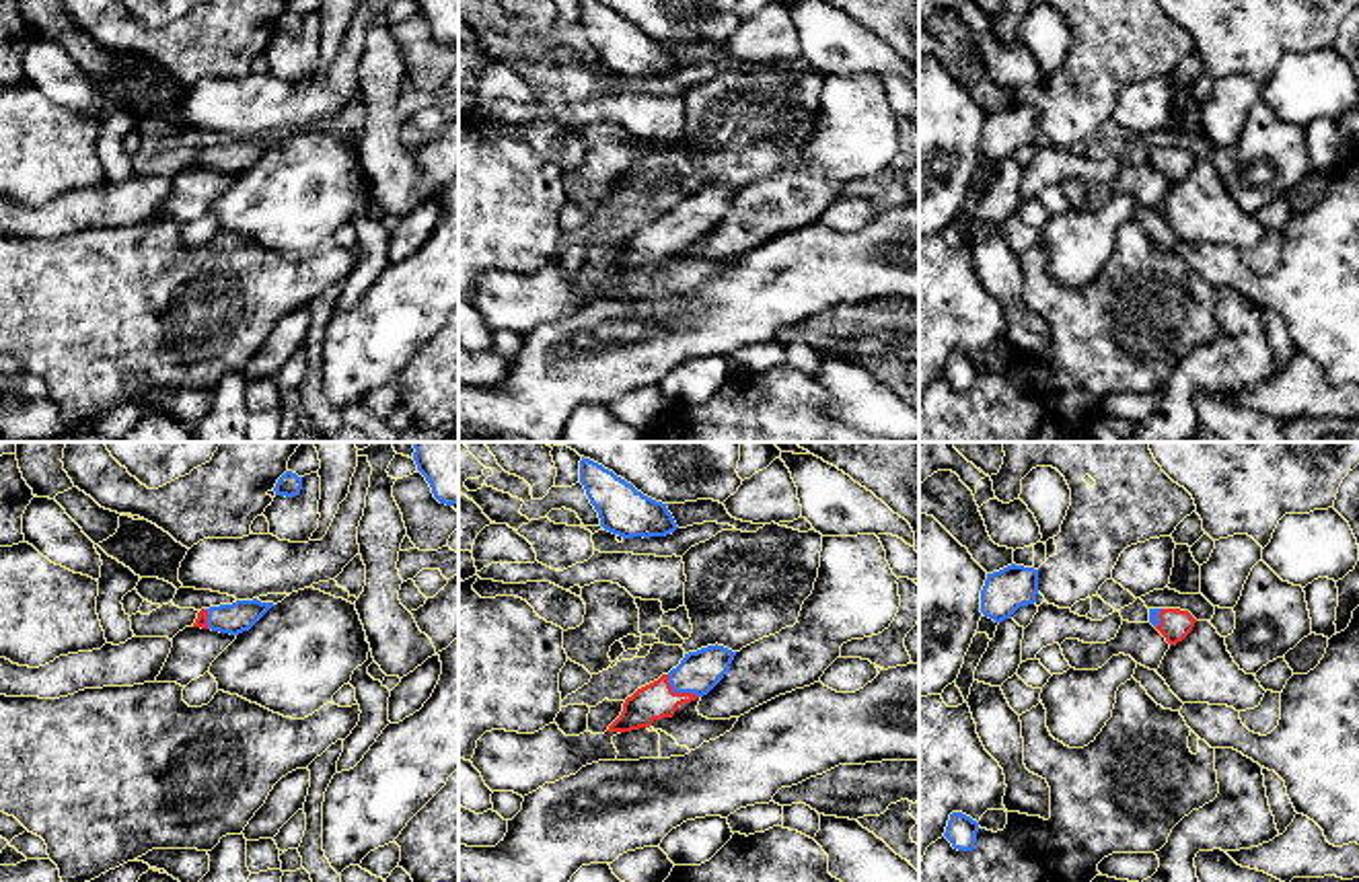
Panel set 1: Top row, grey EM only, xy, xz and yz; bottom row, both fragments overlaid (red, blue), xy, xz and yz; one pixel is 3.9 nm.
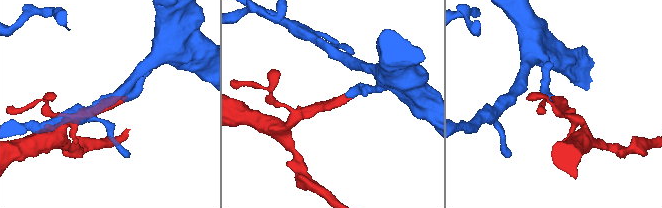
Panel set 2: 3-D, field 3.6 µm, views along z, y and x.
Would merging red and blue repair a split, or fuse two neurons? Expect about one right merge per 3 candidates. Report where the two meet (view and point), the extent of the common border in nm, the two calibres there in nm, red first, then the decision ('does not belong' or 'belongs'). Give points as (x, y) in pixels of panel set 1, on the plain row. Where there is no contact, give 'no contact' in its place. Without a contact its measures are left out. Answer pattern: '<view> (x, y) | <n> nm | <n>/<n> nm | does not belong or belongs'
xz (679, 233) | 150 nm | 140/160 nm | belongs

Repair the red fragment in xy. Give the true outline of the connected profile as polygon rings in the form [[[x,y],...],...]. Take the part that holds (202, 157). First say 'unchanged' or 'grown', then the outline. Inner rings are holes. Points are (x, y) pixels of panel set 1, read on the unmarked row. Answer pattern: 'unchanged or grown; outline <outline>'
grown; outline [[[253,138],[201,148],[193,167],[238,175],[243,171],[249,171],[271,146],[276,144]]]

